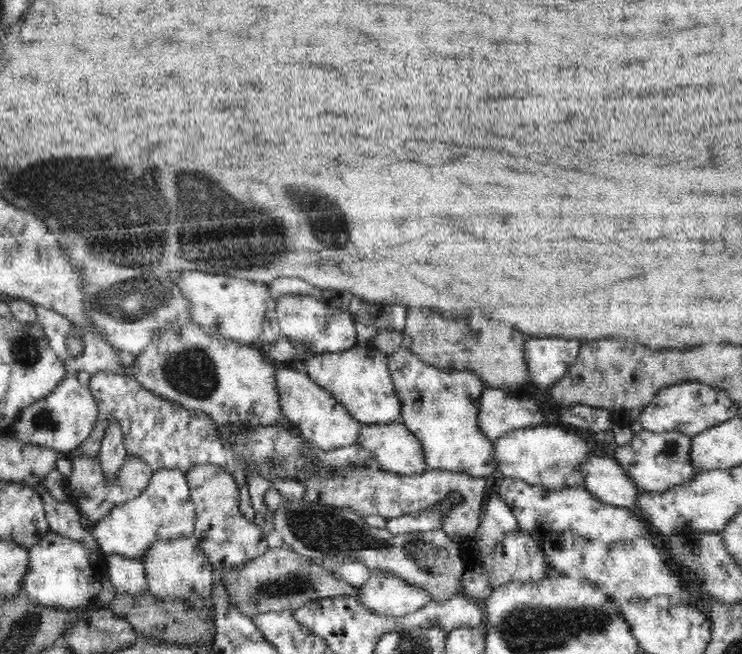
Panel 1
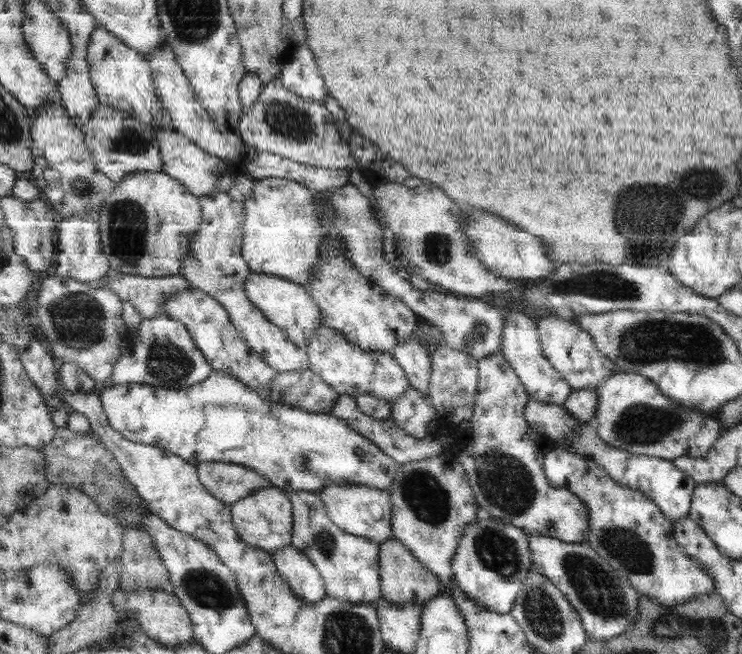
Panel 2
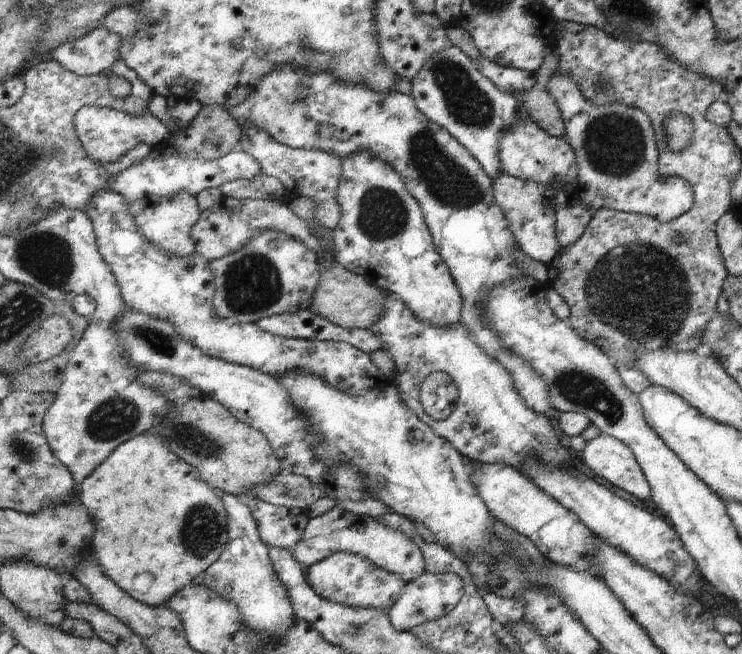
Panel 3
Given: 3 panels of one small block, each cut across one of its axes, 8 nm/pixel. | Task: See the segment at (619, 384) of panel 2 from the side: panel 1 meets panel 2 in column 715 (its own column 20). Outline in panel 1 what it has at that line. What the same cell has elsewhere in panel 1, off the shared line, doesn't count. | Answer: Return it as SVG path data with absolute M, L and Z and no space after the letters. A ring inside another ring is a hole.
M68 374L60 386L48 396L21 409L18 422L8 430L26 443L48 447L56 452L70 453L84 444L96 428L100 409L89 385L80 384L74 374Z

